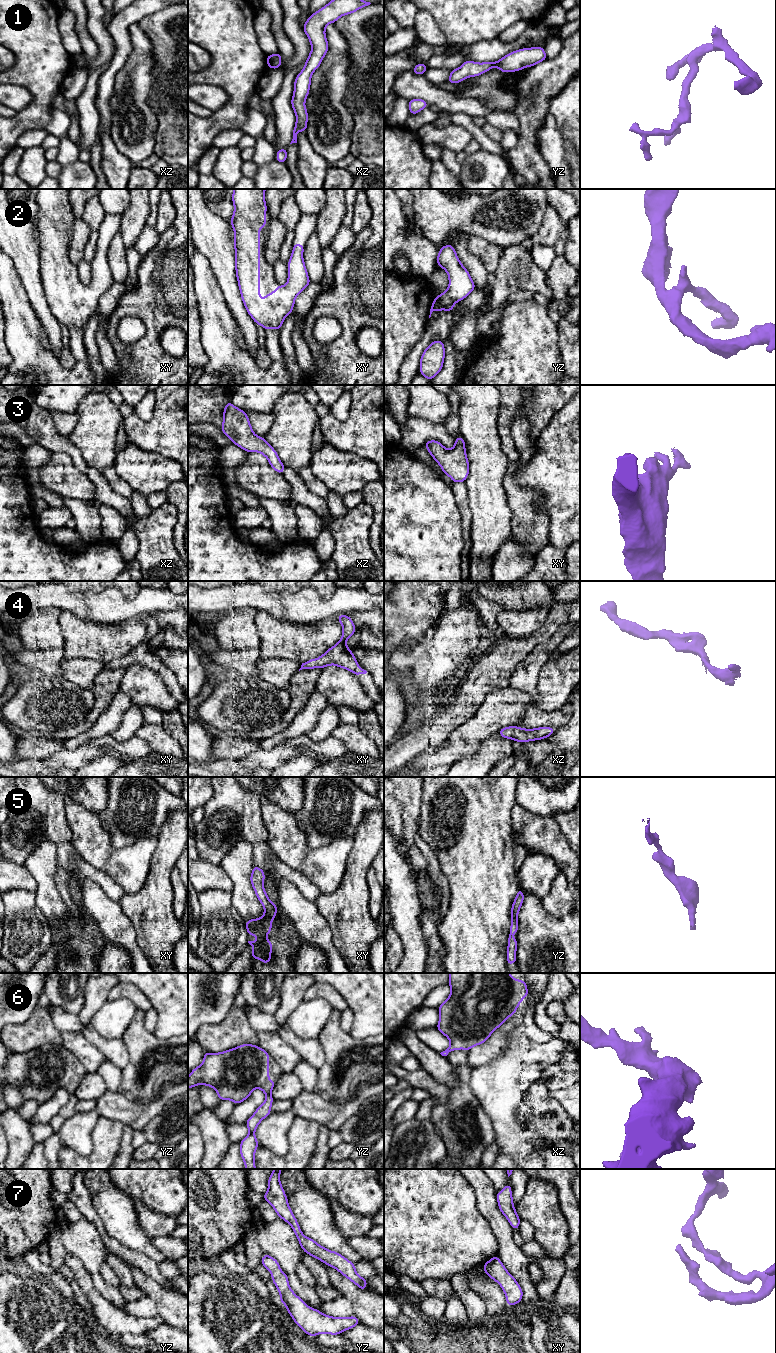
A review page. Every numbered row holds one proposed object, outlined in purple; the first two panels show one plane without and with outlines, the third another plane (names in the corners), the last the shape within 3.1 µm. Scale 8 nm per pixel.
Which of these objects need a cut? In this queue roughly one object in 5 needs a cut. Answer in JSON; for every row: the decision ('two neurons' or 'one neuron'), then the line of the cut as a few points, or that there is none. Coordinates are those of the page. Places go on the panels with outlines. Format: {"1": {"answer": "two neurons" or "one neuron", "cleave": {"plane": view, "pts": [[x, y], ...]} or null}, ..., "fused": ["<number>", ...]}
{"1": {"answer": "one neuron", "cleave": null}, "2": {"answer": "one neuron", "cleave": null}, "3": {"answer": "one neuron", "cleave": null}, "4": {"answer": "one neuron", "cleave": null}, "5": {"answer": "one neuron", "cleave": null}, "6": {"answer": "one neuron", "cleave": null}, "7": {"answer": "one neuron", "cleave": null}, "fused": []}

